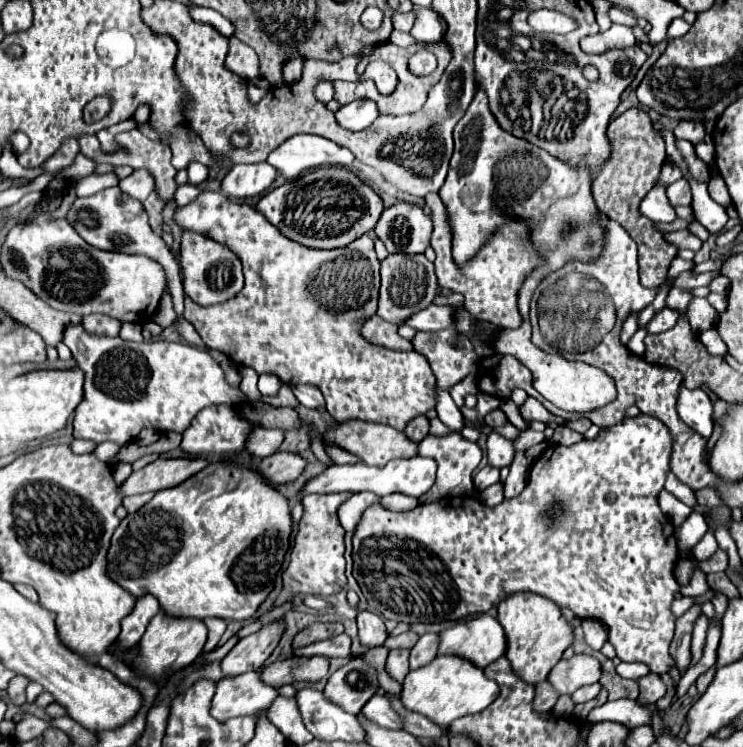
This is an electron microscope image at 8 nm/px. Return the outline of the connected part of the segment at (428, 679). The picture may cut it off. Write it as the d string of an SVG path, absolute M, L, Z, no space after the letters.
M445 654L445 656L437 656L433 662L417 670L411 670L407 674L403 682L401 702L407 710L419 712L429 720L433 720L435 724L447 728L457 718L485 710L497 696L499 696L499 686L493 680L485 678L481 668L477 668L473 662L461 656Z

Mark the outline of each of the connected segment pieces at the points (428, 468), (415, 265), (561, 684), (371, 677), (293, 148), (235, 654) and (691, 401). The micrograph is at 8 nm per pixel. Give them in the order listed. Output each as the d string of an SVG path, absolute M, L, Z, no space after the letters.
M413 456L413 458L397 458L387 462L383 468L377 466L367 466L363 462L355 464L355 466L329 466L323 474L319 474L319 478L313 478L311 482L307 482L307 486L303 488L303 492L299 494L299 498L303 498L305 494L331 494L331 492L375 492L379 496L387 496L387 494L407 494L413 498L421 498L435 482L435 472L437 472L437 462L433 458L423 458L423 456Z
M391 254L381 262L381 290L379 290L379 308L377 314L393 322L397 326L403 324L411 314L427 308L433 298L437 296L437 278L433 262L429 262L423 254L415 256L403 256L403 254Z
M575 654L571 660L559 660L549 674L549 682L559 694L573 694L577 688L595 684L601 678L601 664L589 654Z
M353 658L347 666L331 674L323 692L327 698L349 714L359 714L361 708L377 694L377 670L363 658Z
M295 134L277 146L267 162L275 166L287 180L299 178L307 170L319 166L349 166L355 160L351 150L313 134Z
M273 620L265 624L259 632L239 640L235 648L221 660L223 672L227 676L237 676L251 670L259 670L271 656L271 652L277 648L283 634L285 634L285 622Z
M681 386L679 400L677 400L677 412L679 412L681 420L691 430L695 430L699 436L703 436L703 438L711 436L713 404L711 404L709 396L705 394L705 390L701 390L701 388L689 390L689 388Z

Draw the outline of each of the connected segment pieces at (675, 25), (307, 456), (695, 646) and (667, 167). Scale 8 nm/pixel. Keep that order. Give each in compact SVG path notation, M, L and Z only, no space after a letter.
M675 18L667 30L667 38L679 38L679 36L685 36L689 32L691 24L687 24L683 18Z
M307 427L285 430L284 441L279 451L288 451L300 454L308 463L316 462L317 459L310 449L310 438L307 434Z
M702 614L701 618L697 620L697 624L695 624L695 630L693 630L691 640L692 659L687 669L695 665L701 659L708 628L709 620L707 616Z
M667 160L667 162L663 164L661 176L659 176L659 180L657 180L657 186L669 186L671 182L675 182L675 180L679 180L679 178L681 178L681 170L679 170L679 166Z

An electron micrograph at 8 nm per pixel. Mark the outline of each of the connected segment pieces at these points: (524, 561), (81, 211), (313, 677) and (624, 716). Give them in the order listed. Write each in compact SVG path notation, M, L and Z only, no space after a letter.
M639 414L635 418L627 418L615 426L601 428L599 434L593 440L581 440L571 446L553 446L549 444L543 454L533 460L529 482L525 490L511 500L503 500L499 506L489 508L487 504L479 502L473 496L465 498L445 498L433 504L419 504L413 510L407 512L393 512L379 504L371 504L353 534L353 576L357 584L363 590L363 596L367 598L369 606L379 606L379 612L383 618L395 620L395 622L445 622L445 620L461 620L477 612L489 612L493 606L499 604L499 600L507 598L515 592L535 592L539 596L545 596L553 602L557 602L563 608L571 608L579 618L595 618L609 626L611 644L617 650L617 656L623 662L643 662L651 668L651 672L663 676L669 674L671 668L677 668L673 656L669 654L671 640L675 636L675 614L671 612L671 602L675 600L675 594L679 592L679 584L673 576L673 568L679 560L679 548L677 548L677 536L675 526L669 522L669 518L661 512L657 498L659 492L665 486L667 474L669 474L669 458L671 458L671 444L673 438L663 422L659 422L653 416Z
M117 186L107 188L89 198L77 198L67 214L67 220L87 244L91 244L99 250L111 250L111 252L123 252L123 254L145 254L149 258L155 258L167 270L167 274L171 274L171 296L173 296L175 312L179 316L183 314L185 292L183 292L181 278L177 272L177 262L175 262L169 246L163 242L163 238L151 230L151 226L147 222L147 212L139 200L123 194Z
M313 656L313 658L289 658L283 662L275 662L261 670L263 680L277 688L283 684L293 684L297 680L305 682L317 682L321 680L329 670L331 660L327 656Z
M627 698L611 700L589 712L591 724L605 722L605 720L619 722L627 728L637 728L641 724L653 724L653 710L637 704L635 700L627 700Z

